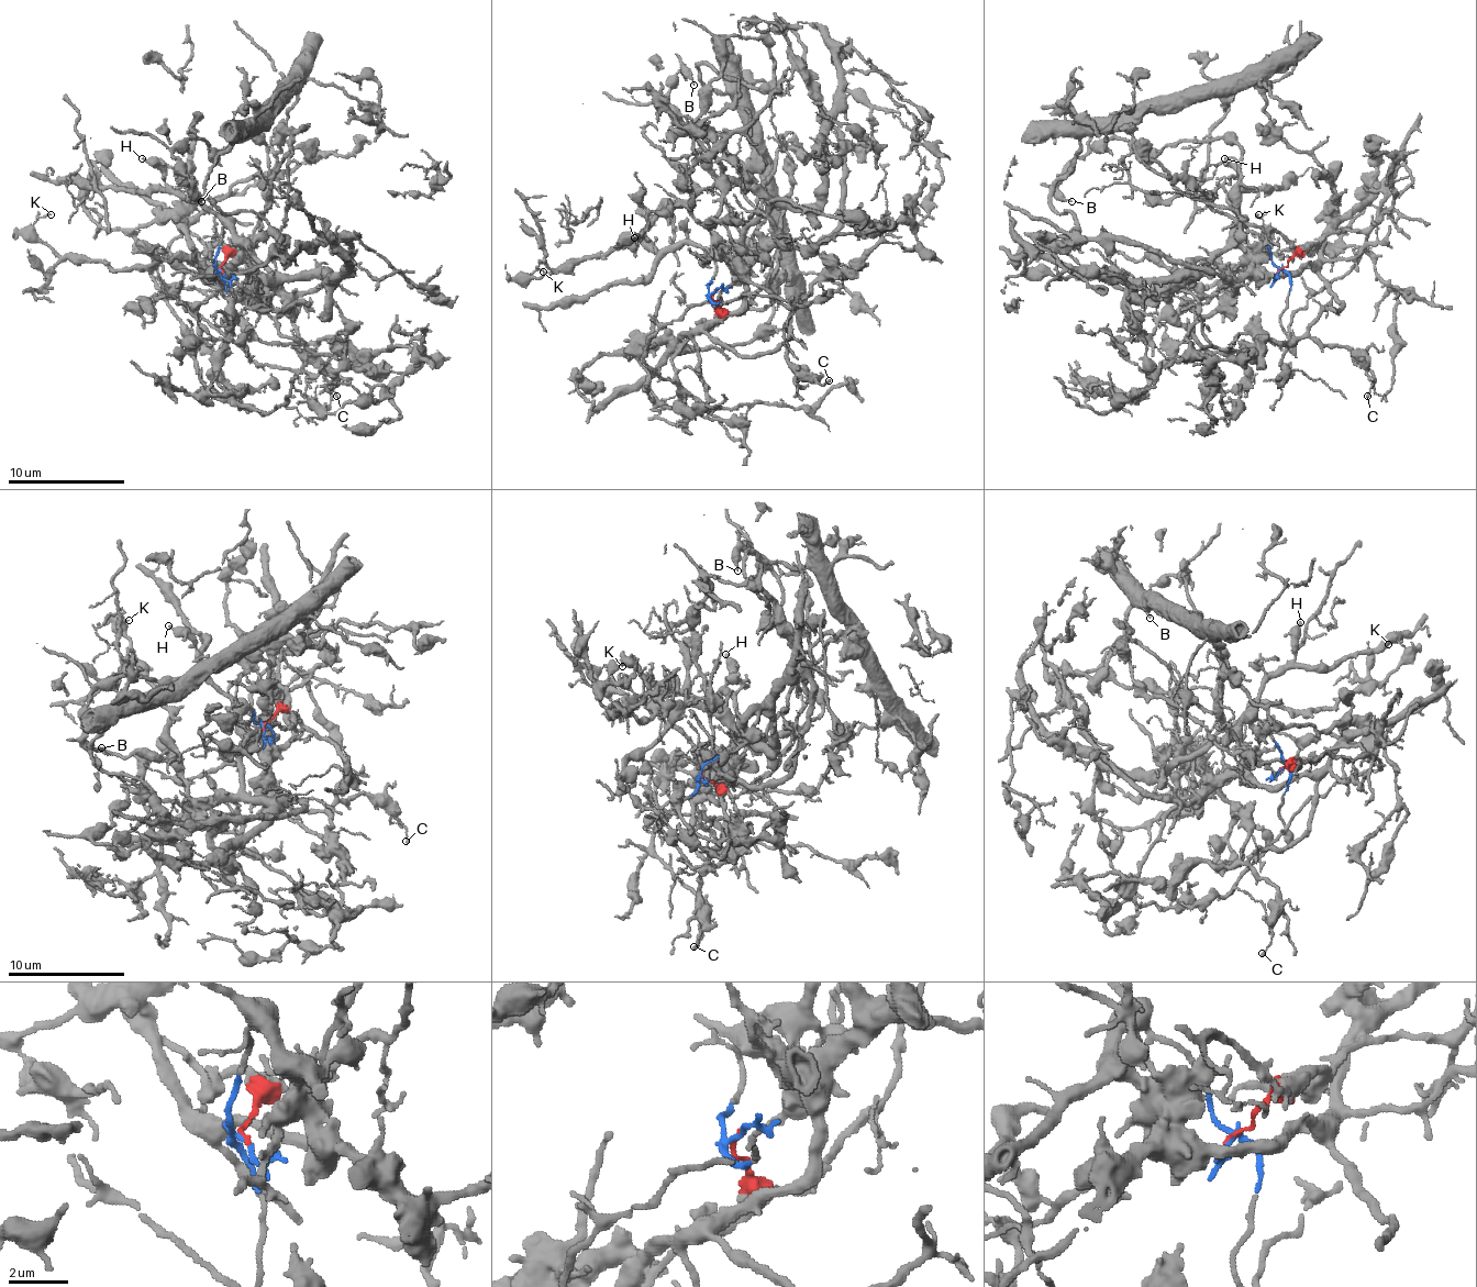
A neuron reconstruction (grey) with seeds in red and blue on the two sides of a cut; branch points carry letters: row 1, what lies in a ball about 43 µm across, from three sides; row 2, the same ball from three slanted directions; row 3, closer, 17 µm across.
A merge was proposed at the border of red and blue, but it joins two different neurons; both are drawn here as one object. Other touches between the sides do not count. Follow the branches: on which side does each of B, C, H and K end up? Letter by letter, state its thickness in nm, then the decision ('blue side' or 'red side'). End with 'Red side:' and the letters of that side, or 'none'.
B: calibre 180 nm; blue side
C: calibre 130 nm; red side
H: calibre 320 nm; blue side
K: calibre 110 nm; blue side
Red side: C

